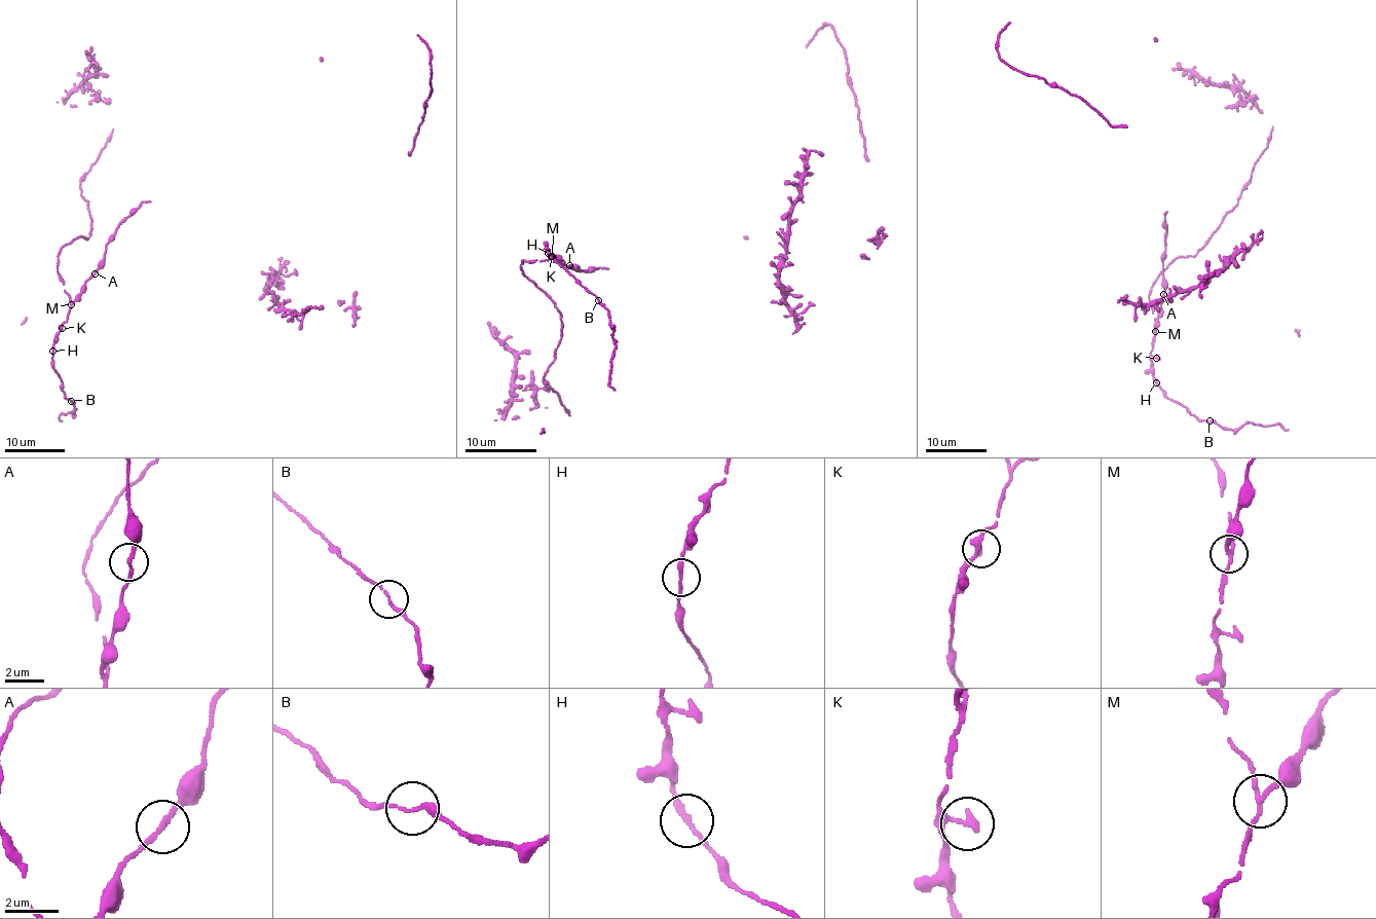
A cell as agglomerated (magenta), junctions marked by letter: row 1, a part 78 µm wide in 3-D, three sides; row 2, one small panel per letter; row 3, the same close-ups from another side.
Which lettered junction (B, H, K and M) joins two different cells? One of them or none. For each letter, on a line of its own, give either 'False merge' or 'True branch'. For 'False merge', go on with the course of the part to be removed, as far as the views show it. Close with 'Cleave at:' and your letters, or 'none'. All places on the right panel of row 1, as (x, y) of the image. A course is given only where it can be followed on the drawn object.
B: True branch
H: True branch
K: True branch
M: False merge. Course of the part to remove: (1155, 332), (1163, 298), (1166, 211)
Cleave at: M

